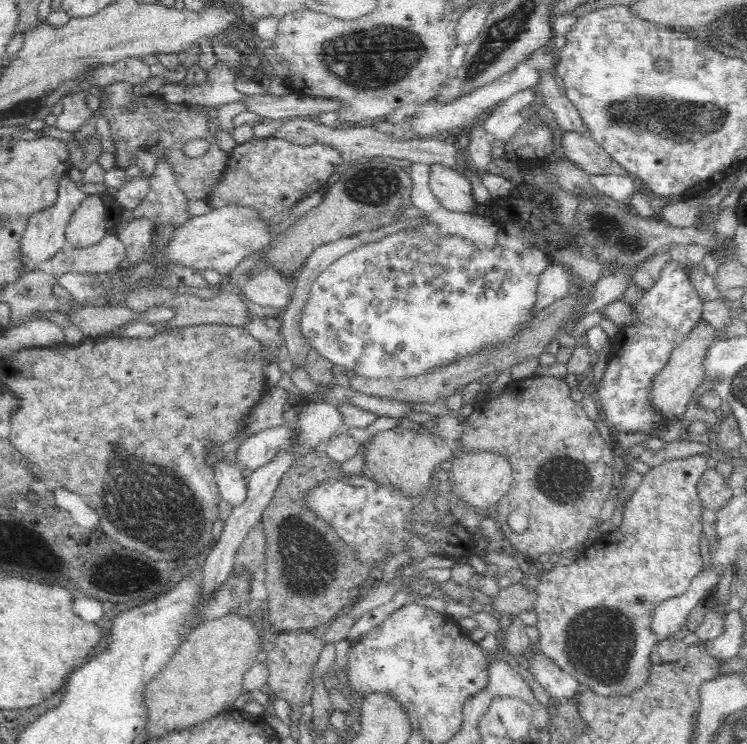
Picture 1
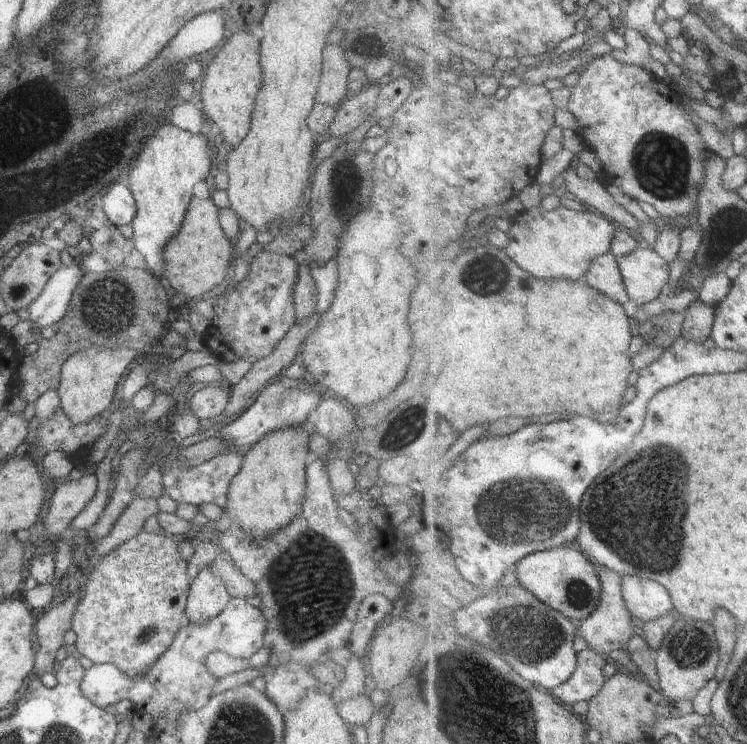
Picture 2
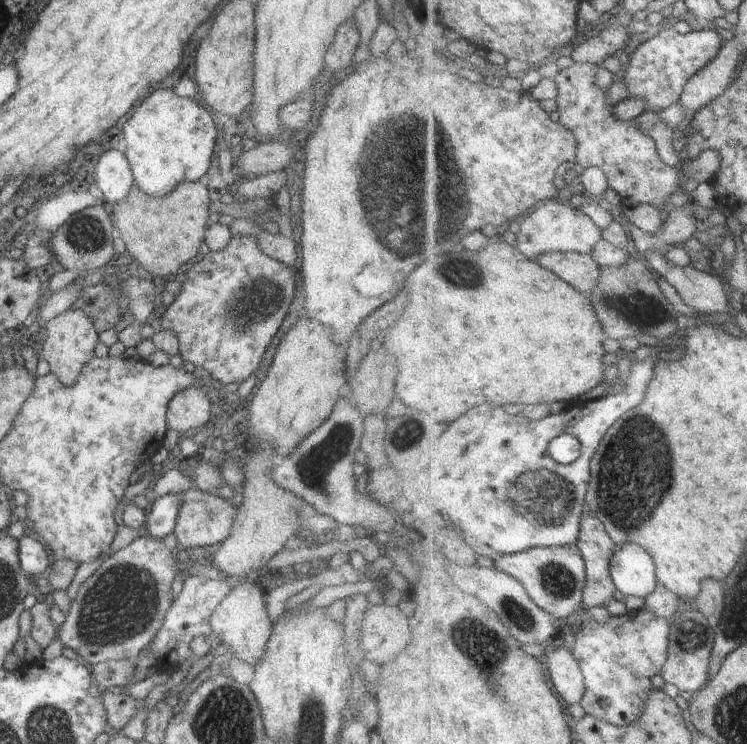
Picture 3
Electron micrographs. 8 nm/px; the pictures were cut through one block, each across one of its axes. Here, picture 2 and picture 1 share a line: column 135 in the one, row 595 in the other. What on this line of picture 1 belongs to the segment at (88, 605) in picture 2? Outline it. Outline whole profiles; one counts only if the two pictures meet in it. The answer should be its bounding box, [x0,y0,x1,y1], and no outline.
[533,454,711,697]

